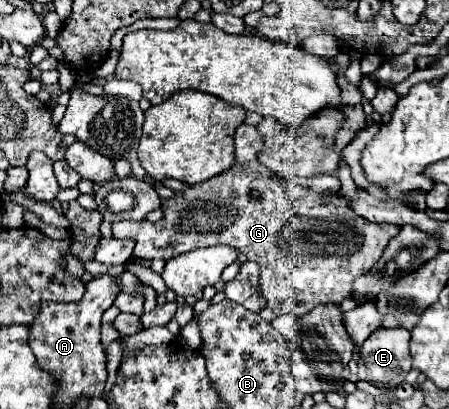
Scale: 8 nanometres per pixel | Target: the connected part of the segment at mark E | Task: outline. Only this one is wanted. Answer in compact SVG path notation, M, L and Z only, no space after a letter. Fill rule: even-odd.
M379 328L361 346L359 376L377 384L395 388L411 370L409 332L405 328Z

